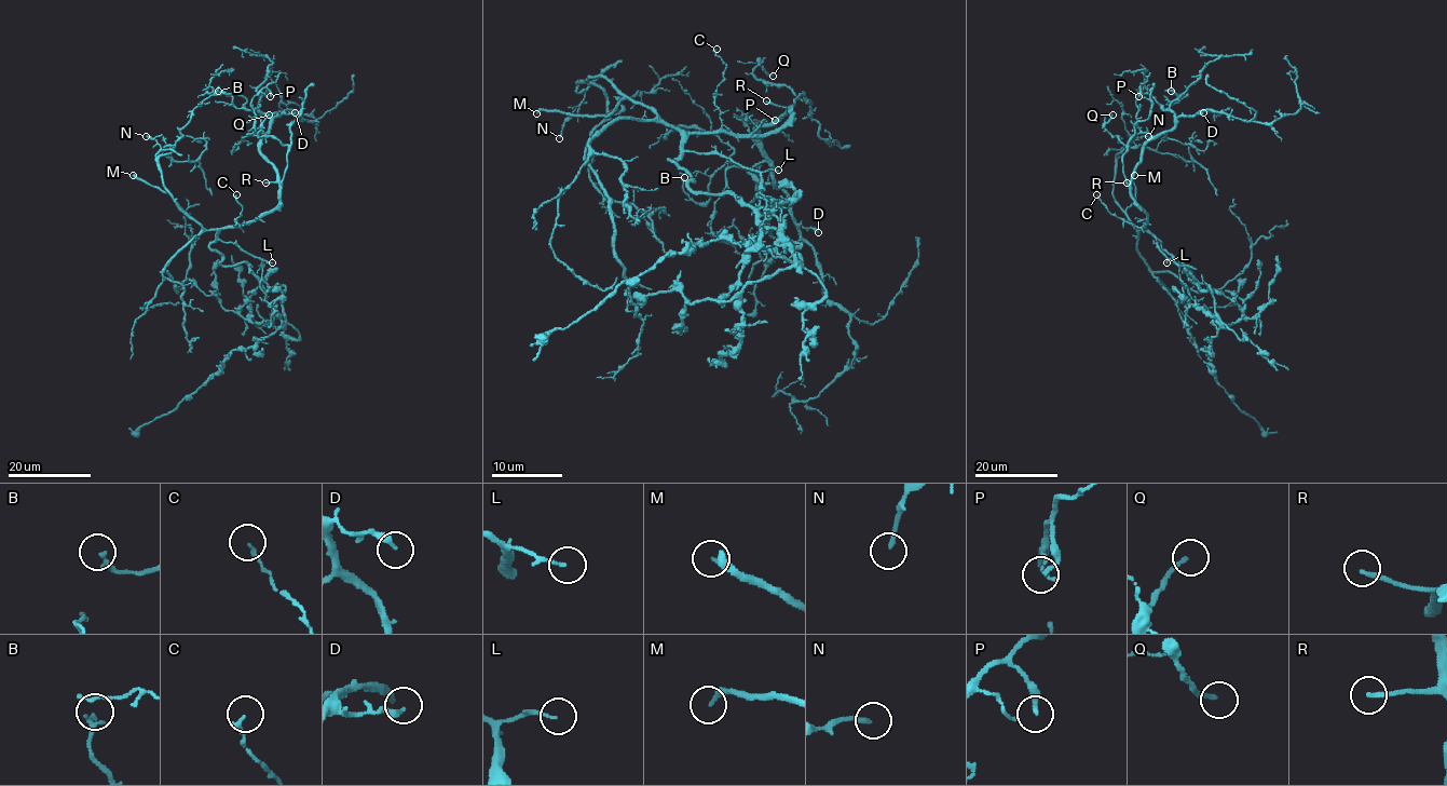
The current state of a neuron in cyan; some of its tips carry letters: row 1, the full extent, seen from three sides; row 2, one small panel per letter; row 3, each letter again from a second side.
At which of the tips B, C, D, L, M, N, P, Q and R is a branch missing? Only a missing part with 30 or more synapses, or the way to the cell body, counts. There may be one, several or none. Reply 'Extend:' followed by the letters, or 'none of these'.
Extend: M, R

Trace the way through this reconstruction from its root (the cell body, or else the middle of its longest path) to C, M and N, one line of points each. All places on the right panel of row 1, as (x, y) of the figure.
C: (1145, 226), (1134, 226), (1113, 214), (1096, 194)
M: (1145, 226), (1140, 230), (1125, 213), (1135, 200), (1134, 175)
N: (1145, 226), (1140, 230), (1129, 219), (1115, 200), (1113, 188), (1120, 149), (1141, 136), (1148, 136)

